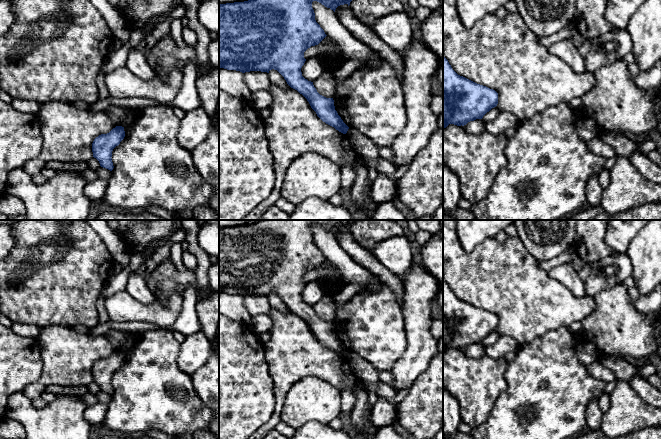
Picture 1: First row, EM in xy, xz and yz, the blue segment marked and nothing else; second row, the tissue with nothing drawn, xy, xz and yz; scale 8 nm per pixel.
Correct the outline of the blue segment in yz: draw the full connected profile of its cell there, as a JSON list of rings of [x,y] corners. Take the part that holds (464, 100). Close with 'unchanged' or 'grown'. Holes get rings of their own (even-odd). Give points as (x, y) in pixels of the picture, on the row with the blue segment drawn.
[[[443,56],[443,130],[449,125],[464,126],[470,121],[482,119],[498,104],[498,93],[458,75]]] | unchanged

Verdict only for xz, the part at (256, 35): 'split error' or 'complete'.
complete

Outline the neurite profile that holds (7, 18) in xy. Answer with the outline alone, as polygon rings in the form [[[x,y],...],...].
[[[11,0],[0,1],[0,36],[10,29],[14,24],[14,20]]]

